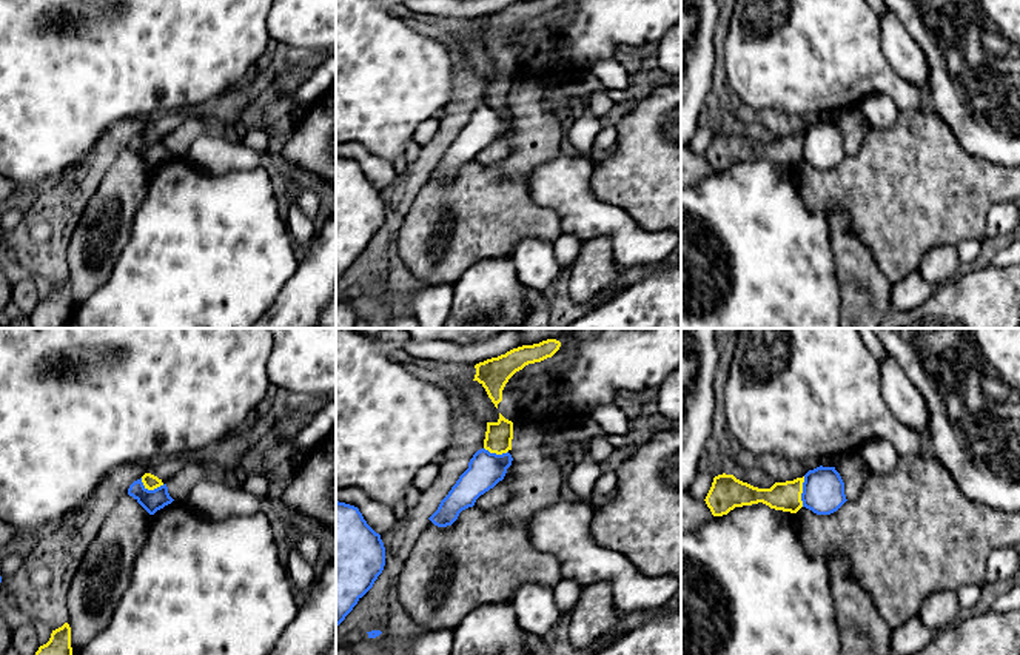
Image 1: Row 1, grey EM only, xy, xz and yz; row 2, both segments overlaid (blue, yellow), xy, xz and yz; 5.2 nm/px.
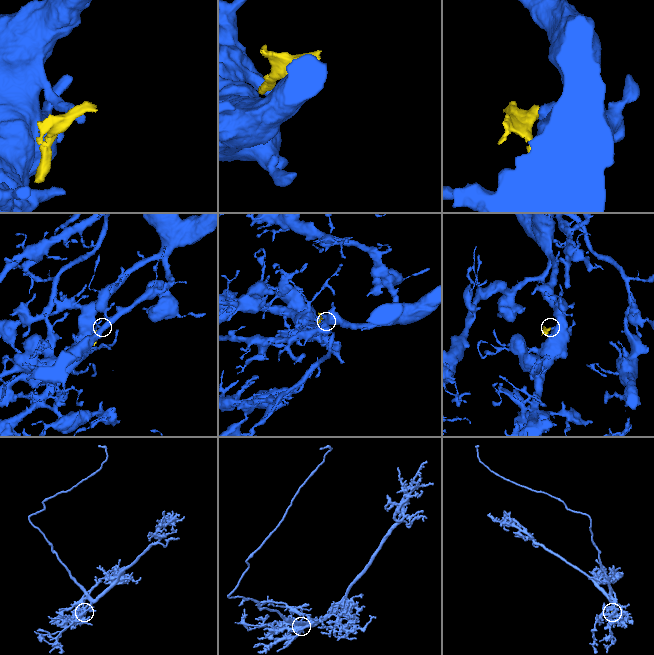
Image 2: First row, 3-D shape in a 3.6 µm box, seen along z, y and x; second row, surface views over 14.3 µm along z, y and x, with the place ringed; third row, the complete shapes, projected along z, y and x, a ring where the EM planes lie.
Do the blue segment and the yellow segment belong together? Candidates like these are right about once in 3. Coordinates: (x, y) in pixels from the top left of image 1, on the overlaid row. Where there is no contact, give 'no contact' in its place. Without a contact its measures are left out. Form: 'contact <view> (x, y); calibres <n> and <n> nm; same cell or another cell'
contact yz (803, 492); calibres 220 and 150 nm; another cell

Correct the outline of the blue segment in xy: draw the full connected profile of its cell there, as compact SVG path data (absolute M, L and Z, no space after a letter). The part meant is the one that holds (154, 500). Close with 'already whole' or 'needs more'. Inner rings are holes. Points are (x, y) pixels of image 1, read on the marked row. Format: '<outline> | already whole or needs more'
M142 478L129 485L128 495L133 496L149 515L154 515L157 510L174 501L168 493L166 484L148 490L143 485Z | already whole

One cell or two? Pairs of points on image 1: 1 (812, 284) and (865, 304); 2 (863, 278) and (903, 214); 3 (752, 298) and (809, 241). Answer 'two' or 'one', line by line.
1: two
2: two
3: one

